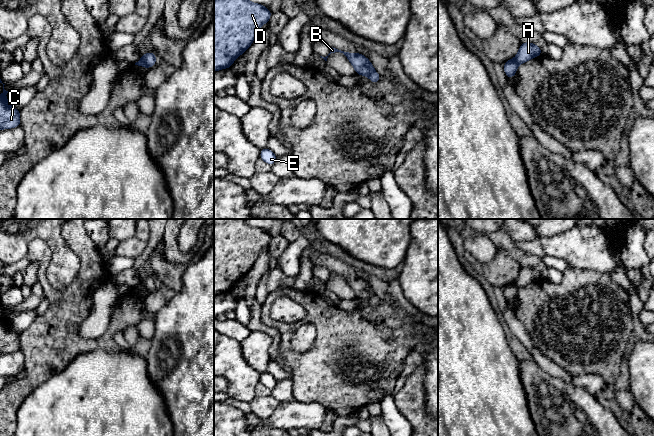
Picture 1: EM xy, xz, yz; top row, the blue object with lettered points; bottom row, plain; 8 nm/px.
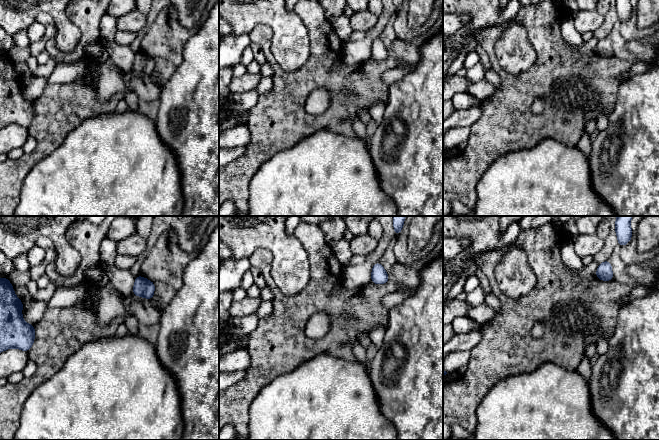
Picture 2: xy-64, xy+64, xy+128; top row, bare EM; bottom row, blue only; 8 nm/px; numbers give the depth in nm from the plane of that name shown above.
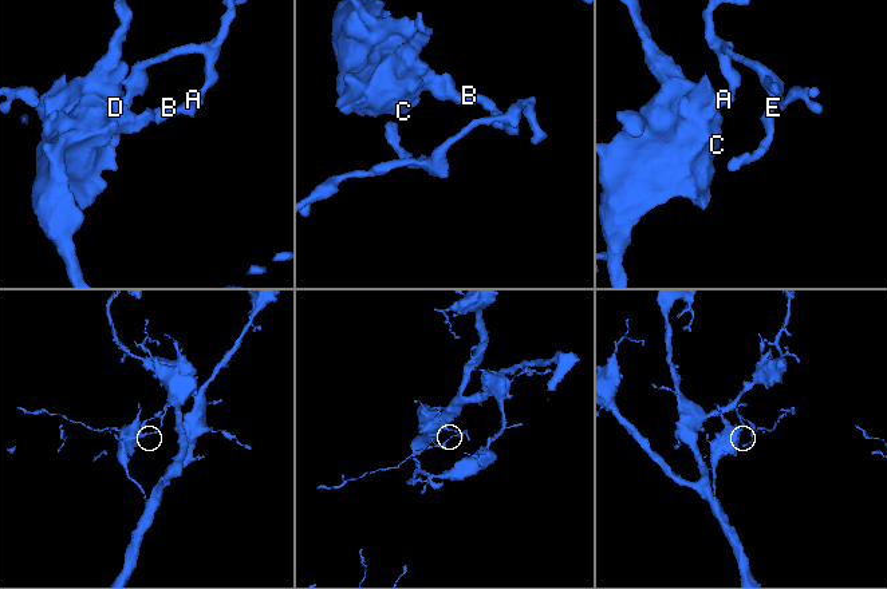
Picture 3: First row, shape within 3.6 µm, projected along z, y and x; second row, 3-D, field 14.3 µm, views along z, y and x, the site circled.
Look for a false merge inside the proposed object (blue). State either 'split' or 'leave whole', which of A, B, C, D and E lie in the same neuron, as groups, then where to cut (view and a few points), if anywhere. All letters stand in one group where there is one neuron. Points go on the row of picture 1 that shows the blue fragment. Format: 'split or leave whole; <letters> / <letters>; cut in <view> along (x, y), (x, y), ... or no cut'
split; A E / B C D; cut in xy along (141, 58), (149, 66)

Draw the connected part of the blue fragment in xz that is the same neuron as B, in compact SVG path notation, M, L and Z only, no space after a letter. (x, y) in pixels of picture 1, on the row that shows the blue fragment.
M331 47L331 48L330 48L330 53L329 53L326 57L322 57L322 56L320 56L320 57L323 58L325 61L327 61L328 56L329 56L331 53L335 53L335 52L343 53L343 54L346 56L346 58L350 61L350 63L352 64L352 66L354 67L356 73L359 74L359 75L361 75L361 76L369 76L369 75L374 71L373 64L368 60L368 58L365 57L364 55L361 55L361 54L357 53L357 52L356 52L356 53L349 53L349 52L344 52L344 51L341 51L341 50L338 50L338 49L336 49L336 48Z

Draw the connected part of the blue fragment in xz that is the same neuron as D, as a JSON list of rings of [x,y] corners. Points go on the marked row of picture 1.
[[[214,0],[214,72],[231,68],[235,59],[253,43],[261,26],[269,22],[271,13],[265,6],[248,0]]]

